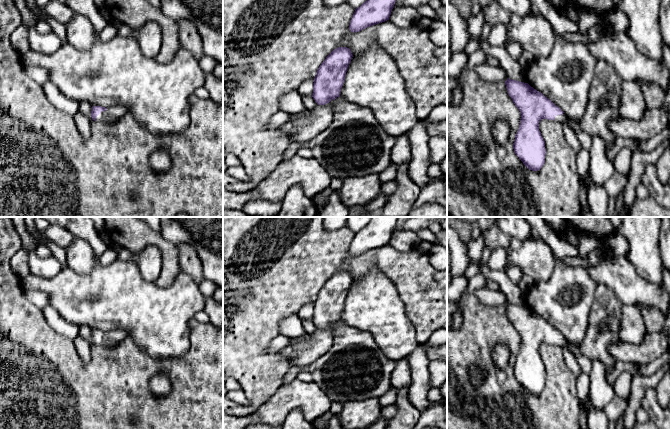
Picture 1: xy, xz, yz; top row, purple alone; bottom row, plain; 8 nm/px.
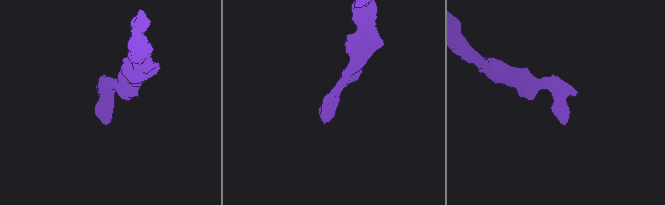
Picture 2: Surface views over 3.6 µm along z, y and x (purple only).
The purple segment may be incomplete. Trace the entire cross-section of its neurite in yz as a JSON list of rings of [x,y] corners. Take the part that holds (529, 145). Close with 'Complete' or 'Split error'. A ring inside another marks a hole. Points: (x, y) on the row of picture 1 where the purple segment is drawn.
[[[603,59],[597,60],[586,110],[581,119],[575,120],[528,83],[507,78],[508,95],[521,115],[513,144],[515,154],[529,170],[542,168],[546,155],[545,141],[539,130],[542,119],[567,123],[575,132],[598,135],[605,145],[613,144],[617,136],[609,129],[608,121],[622,118],[619,112],[621,81],[613,66]]]. Split error

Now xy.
[[[114,105],[109,108],[92,106],[91,111],[92,120],[106,123],[116,122],[125,114],[129,114],[128,109],[120,105]]]. Split error

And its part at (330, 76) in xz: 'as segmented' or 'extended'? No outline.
extended

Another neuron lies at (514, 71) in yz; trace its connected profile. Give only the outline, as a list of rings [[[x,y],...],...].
[[[472,39],[465,47],[464,52],[471,55],[477,50],[481,50],[486,56],[495,57],[500,61],[500,65],[507,73],[507,77],[512,80],[527,83],[525,70],[518,61],[514,60],[505,47],[491,46],[486,40],[480,41]]]

